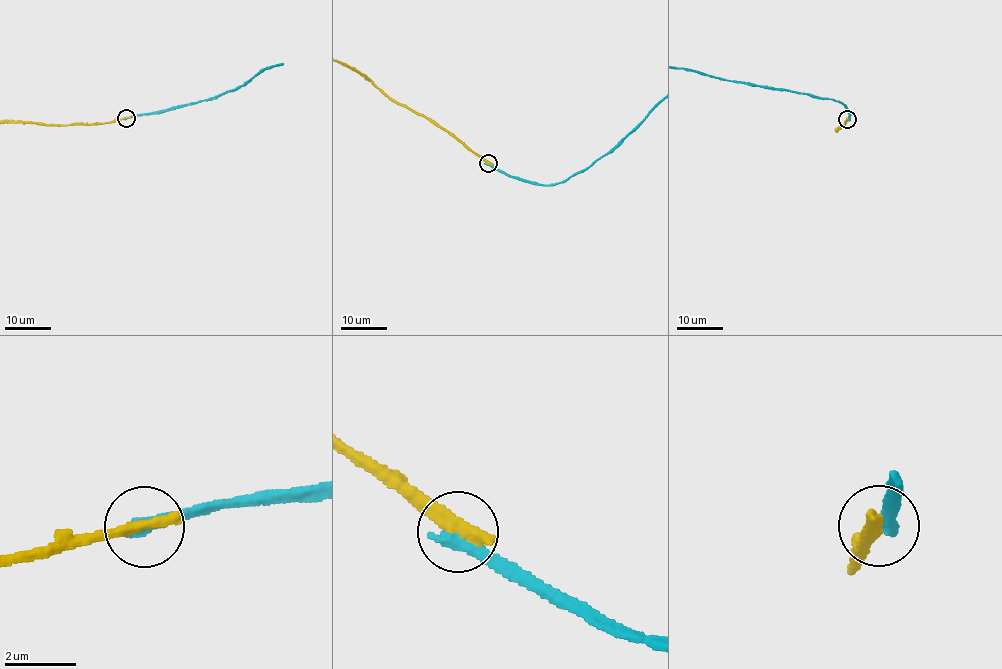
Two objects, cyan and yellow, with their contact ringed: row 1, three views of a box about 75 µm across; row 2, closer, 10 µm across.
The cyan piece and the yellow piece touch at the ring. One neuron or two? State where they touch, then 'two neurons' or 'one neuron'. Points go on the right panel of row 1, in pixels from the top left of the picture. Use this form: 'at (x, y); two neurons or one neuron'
at (847, 119); two neurons

